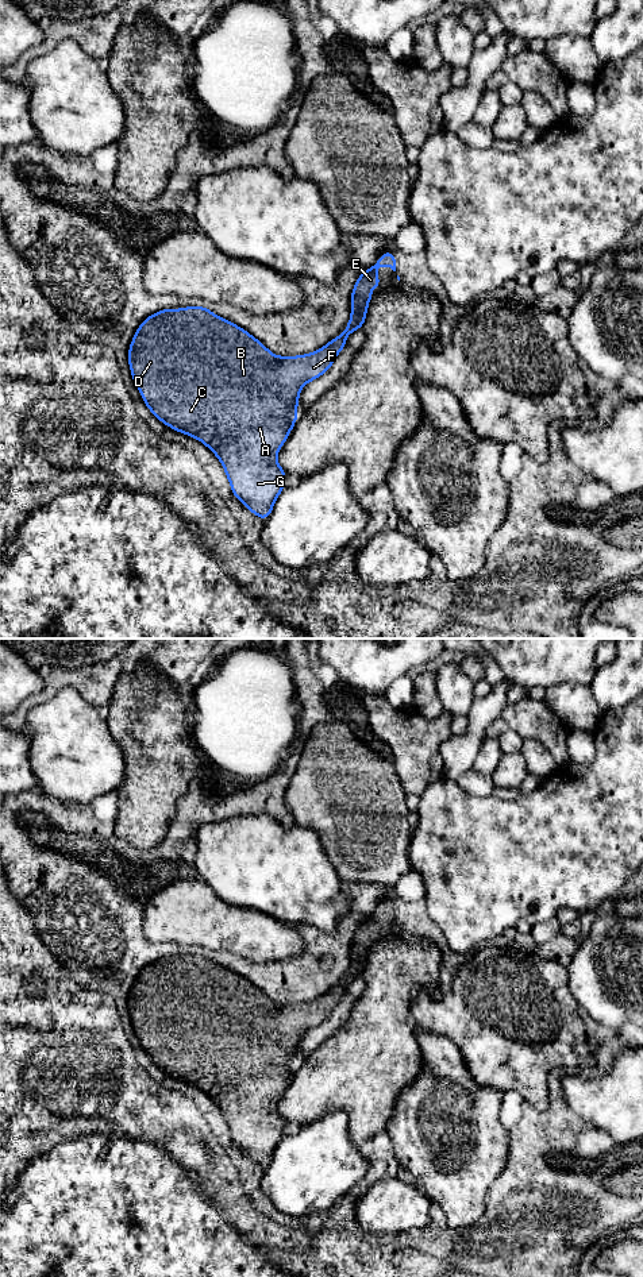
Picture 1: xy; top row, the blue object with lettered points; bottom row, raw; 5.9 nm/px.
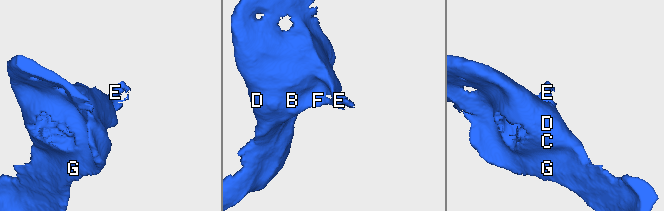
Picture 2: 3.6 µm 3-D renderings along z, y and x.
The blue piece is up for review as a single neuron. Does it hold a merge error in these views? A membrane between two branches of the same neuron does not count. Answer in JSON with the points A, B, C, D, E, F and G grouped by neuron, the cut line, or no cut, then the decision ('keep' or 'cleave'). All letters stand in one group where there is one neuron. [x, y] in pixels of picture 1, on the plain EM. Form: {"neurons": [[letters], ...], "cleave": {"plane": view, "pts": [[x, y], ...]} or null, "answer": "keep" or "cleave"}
{"neurons": [["A", "B", "C", "D", "E", "F", "G"]], "cleave": null, "answer": "keep"}

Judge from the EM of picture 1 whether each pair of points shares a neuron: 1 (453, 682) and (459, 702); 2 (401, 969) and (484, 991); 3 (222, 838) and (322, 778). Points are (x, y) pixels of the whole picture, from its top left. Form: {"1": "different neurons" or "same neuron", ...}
{"1": "same neuron", "2": "different neurons", "3": "different neurons"}

